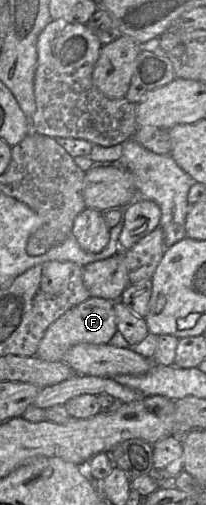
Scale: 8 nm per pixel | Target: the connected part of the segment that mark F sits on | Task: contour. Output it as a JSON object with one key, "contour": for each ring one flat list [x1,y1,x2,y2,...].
{"contour":[[90,297,66,311,46,330,36,356,45,361,64,362,66,353,77,344,108,344,117,332,113,302,99,297]]}

